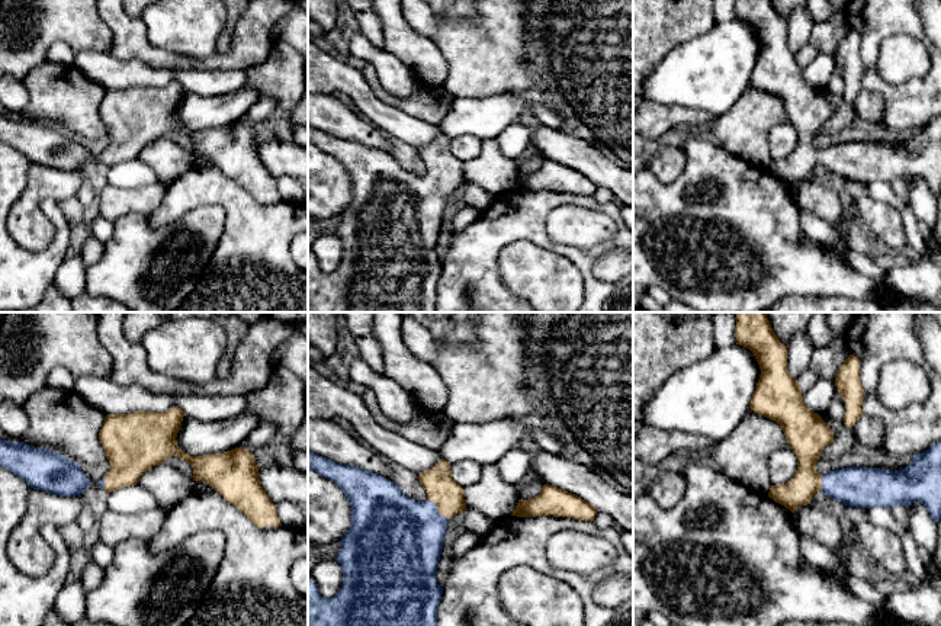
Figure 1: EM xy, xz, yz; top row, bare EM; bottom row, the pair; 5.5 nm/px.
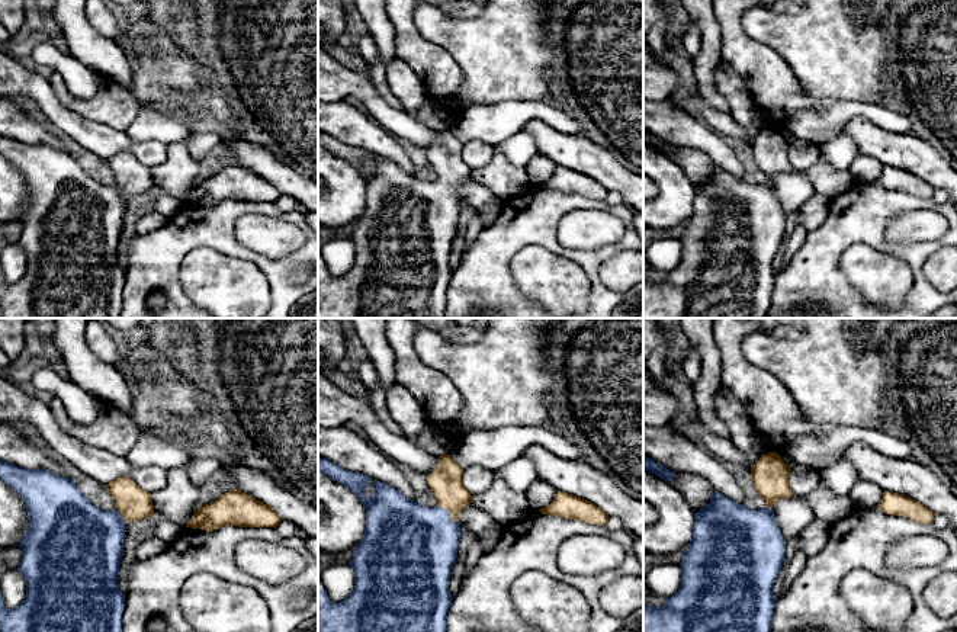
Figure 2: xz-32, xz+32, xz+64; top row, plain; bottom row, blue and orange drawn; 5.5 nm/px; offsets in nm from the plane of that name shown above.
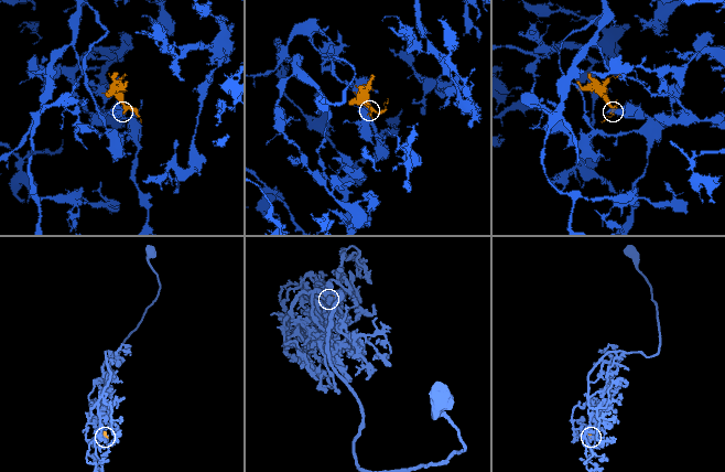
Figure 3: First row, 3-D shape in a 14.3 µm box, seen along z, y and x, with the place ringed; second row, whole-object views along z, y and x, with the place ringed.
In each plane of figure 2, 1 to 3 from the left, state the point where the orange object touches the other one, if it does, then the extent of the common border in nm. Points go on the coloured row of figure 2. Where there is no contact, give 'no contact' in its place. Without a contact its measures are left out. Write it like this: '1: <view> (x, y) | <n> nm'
1: xz-32 (119, 515) | 90 nm
2: xz+32 (449, 513) | 160 nm
3: xz+64 (768, 507) | 40 nm

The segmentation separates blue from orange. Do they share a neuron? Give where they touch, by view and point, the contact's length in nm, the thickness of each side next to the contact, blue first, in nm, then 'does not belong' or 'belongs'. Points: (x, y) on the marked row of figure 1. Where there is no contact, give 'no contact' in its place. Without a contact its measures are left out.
xz (437, 509) | 170 nm | 440/170 nm | belongs

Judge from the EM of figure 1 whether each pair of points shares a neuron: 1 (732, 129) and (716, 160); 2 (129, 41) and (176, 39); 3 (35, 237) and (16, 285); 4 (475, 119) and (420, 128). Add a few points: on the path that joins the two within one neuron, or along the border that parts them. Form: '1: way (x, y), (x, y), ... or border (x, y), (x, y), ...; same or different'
1: border (715, 141), (751, 164); different
2: border (140, 18), (154, 45), (182, 54); different
3: border (55, 228), (41, 250), (28, 250), (15, 240); different
4: border (437, 125), (442, 131); different

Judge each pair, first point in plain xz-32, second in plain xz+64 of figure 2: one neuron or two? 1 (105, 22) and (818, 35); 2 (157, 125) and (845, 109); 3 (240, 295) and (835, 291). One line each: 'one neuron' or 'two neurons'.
1: one neuron
2: one neuron
3: two neurons

